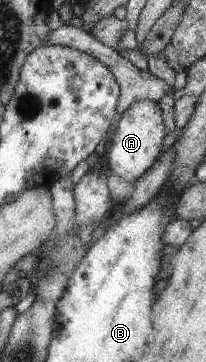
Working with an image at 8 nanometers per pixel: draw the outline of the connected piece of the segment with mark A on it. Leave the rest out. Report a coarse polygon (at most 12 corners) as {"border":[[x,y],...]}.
{"border":[[130,104],[106,148],[109,172],[135,183],[162,151],[159,104]]}

